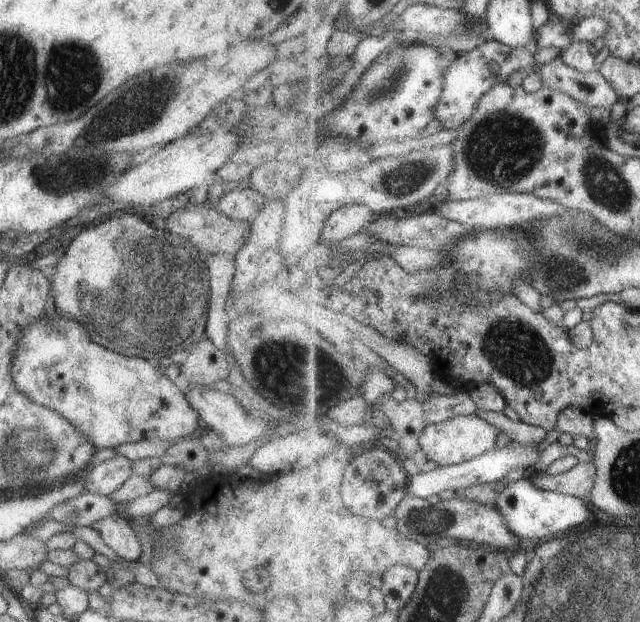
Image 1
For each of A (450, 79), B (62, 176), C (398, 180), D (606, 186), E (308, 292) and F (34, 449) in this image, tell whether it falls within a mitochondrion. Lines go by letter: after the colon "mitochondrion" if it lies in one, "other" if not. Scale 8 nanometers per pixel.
A: other
B: mitochondrion
C: mitochondrion
D: mitochondrion
E: other
F: mitochondrion

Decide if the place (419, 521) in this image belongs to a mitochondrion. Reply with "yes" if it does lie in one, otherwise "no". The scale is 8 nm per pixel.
yes

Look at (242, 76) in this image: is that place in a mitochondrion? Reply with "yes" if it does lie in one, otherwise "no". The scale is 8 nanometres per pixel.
no

